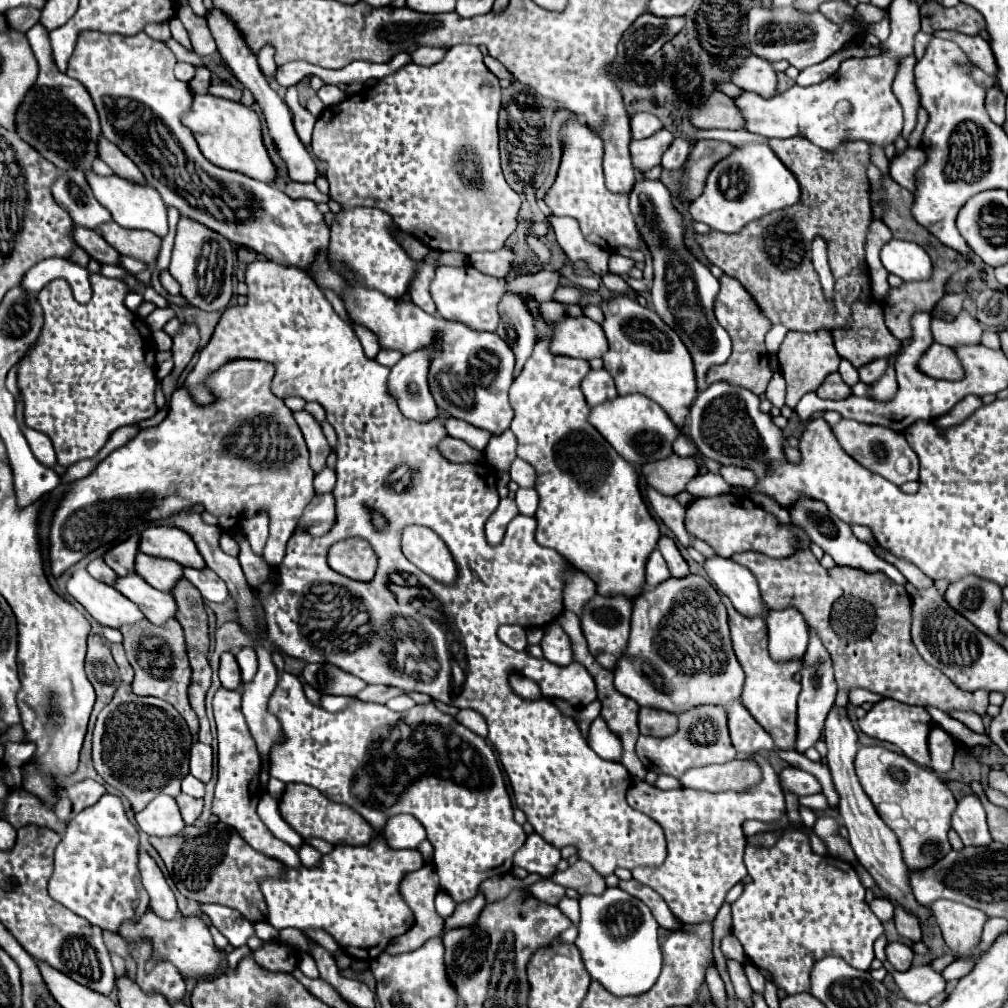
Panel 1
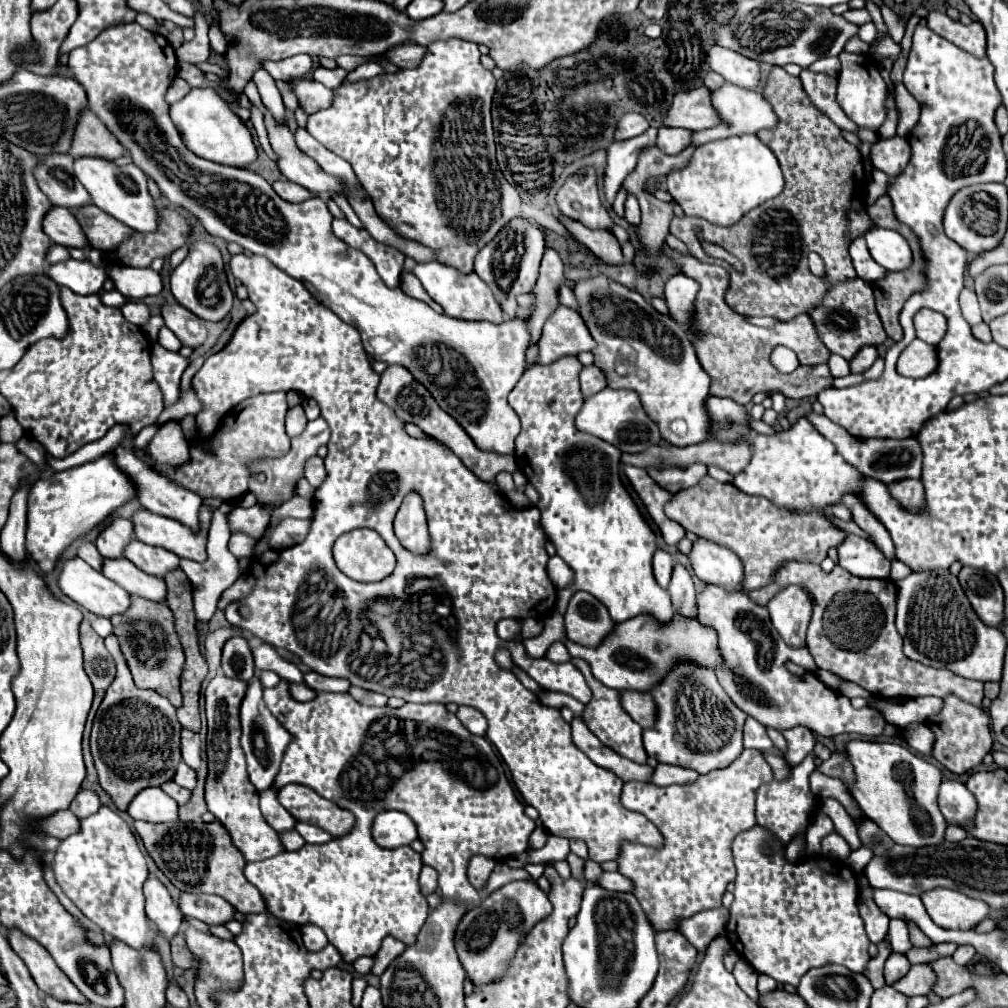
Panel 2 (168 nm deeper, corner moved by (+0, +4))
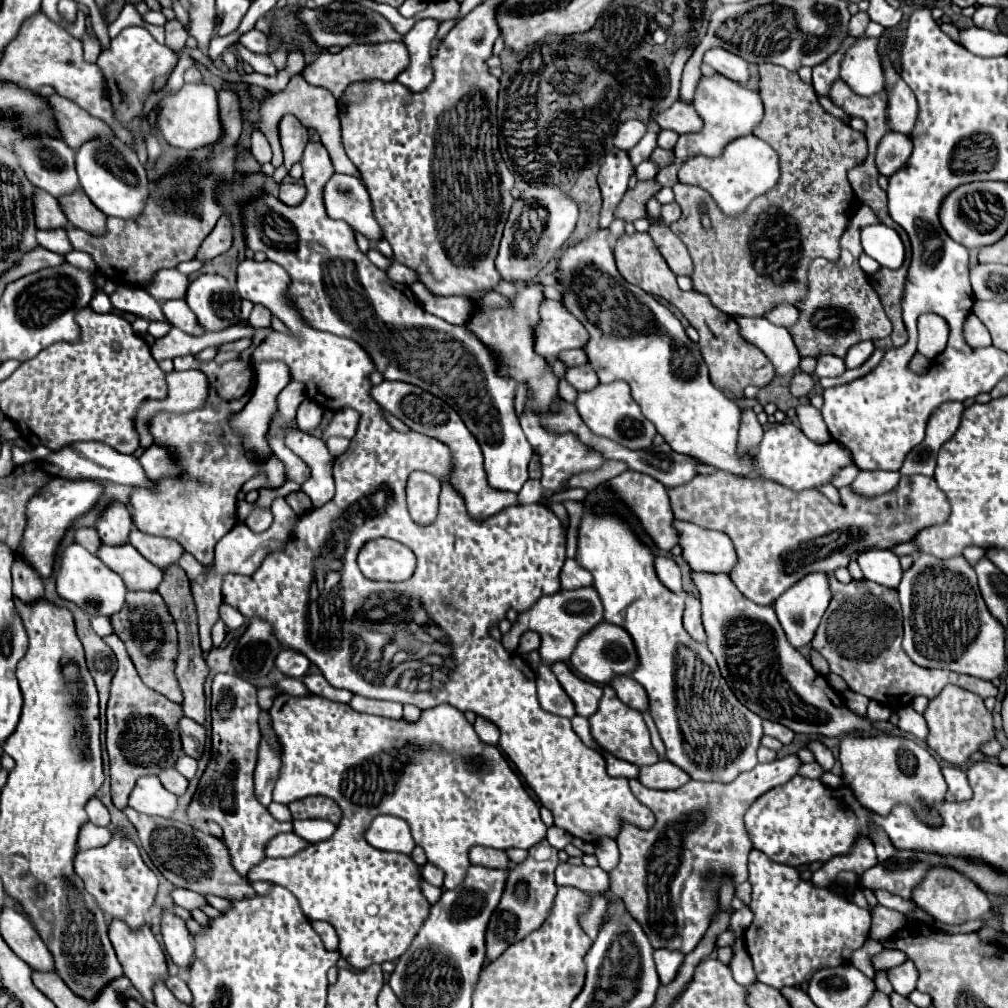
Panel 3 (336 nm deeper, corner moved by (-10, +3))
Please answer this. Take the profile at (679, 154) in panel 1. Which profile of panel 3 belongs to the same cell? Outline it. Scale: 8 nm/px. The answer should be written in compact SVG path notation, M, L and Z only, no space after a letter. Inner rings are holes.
M661 130L659 136L657 136L657 146L665 148L665 150L673 150L675 144L677 144L677 138L679 138L677 132L673 132L673 130Z

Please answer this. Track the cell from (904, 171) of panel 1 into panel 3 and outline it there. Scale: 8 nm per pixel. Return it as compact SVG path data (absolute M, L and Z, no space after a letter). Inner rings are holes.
M889 130L881 138L881 142L877 146L877 154L875 154L875 164L877 164L879 174L883 174L883 176L895 174L897 168L905 166L911 152L913 152L913 144L911 144L909 136Z

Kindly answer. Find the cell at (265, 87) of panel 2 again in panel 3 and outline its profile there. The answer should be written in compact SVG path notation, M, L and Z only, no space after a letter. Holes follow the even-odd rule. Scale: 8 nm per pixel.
M283 116L279 122L279 136L281 136L281 146L283 146L283 156L285 156L283 166L289 172L291 166L301 160L305 144L309 142L307 128L301 122L297 122L297 118Z

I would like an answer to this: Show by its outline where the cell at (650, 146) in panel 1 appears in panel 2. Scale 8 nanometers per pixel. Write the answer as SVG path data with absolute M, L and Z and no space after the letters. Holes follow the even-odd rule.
M649 127L639 137L631 137L627 141L613 141L607 151L607 169L605 169L605 197L611 205L617 191L621 189L623 179L635 169L639 161L639 151L645 147L655 147L657 129Z

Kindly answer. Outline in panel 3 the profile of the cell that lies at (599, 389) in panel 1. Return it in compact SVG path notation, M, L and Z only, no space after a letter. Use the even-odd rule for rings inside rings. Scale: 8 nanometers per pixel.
M589 364L585 366L573 366L567 370L565 374L565 380L577 390L577 392L587 392L587 390L593 390L599 380L597 380L597 374L591 370Z

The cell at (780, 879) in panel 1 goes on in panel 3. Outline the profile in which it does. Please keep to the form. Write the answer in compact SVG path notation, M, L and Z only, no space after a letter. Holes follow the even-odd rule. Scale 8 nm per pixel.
M751 850L749 854L749 882L753 886L751 910L755 914L753 924L745 932L745 946L753 960L755 976L759 982L781 990L783 986L801 986L809 982L809 978L821 968L833 968L841 964L849 964L851 954L863 946L871 928L871 914L865 908L855 906L851 900L841 898L827 888L815 888L811 882L799 878L797 870L791 866L781 866L779 862L769 860L759 850Z

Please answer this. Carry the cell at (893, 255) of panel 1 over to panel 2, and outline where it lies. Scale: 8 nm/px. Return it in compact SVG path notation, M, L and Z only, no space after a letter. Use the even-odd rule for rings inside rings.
M875 229L865 233L873 259L889 271L905 271L911 267L913 253L903 235L891 229Z

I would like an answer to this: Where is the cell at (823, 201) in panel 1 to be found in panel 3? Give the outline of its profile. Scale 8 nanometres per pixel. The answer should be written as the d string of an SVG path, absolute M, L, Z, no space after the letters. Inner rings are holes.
M775 64L759 66L759 94L765 106L763 120L755 126L753 134L765 140L779 156L781 178L769 194L761 194L749 204L749 210L739 216L725 216L725 212L701 190L699 186L675 184L675 202L681 206L683 214L679 218L679 238L687 246L693 260L693 290L701 292L729 316L761 316L779 302L797 304L807 294L807 268L813 258L823 256L827 260L839 258L839 238L845 232L849 214L853 212L855 194L847 180L847 172L859 166L867 156L865 134L853 130L849 124L831 116L821 108L815 98L811 84L805 84L797 72L789 72ZM697 200L703 200L709 208L711 228L701 226L701 214L697 210Z

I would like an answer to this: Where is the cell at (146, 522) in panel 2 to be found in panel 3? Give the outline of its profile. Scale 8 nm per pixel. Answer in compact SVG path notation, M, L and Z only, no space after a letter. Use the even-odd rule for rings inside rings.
M182 356L173 360L174 369L177 371L184 370L201 370L203 374L207 374L207 382L209 382L209 394L205 400L205 408L201 406L199 410L193 410L189 414L173 414L173 412L157 412L151 418L149 430L153 434L153 444L167 448L171 454L177 456L179 462L179 474L177 476L167 476L161 478L157 484L157 490L133 490L129 496L129 512L133 518L133 524L143 530L145 534L151 536L165 536L165 538L173 538L177 540L185 552L193 554L201 564L211 566L213 564L213 550L215 544L237 524L237 510L235 510L235 498L237 492L241 490L241 486L251 480L253 476L257 476L259 472L265 472L267 476L267 484L263 487L275 490L281 488L287 480L285 476L285 464L275 456L269 454L265 458L261 458L261 462L257 464L255 458L251 456L251 446L247 446L243 434L239 434L237 430L233 430L229 426L231 416L239 414L241 408L249 402L253 386L255 386L255 372L251 362L243 362L243 360L231 360L225 364L217 364L215 360L209 362L201 362L195 356Z

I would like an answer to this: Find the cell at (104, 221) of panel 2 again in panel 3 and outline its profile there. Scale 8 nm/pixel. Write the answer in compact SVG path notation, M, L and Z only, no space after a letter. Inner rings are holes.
M77 190L73 194L65 194L61 200L61 210L65 212L71 226L81 228L89 234L103 234L105 232L105 214L89 202L83 190Z

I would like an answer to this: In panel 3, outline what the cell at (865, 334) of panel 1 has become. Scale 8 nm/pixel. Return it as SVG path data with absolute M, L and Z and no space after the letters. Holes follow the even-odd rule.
M861 206L849 219L845 234L841 236L841 256L837 262L829 262L825 258L815 258L809 266L807 280L809 292L797 306L801 318L789 326L789 334L799 350L799 356L819 356L833 354L843 358L847 350L861 340L877 340L891 334L891 322L885 316L879 296L871 288L867 274L859 266L861 248L861 228L877 224L873 210L869 206Z

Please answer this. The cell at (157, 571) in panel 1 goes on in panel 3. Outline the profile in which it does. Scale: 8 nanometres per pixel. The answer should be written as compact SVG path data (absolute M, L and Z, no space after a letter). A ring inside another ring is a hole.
M137 528L131 530L129 542L139 550L141 556L145 556L149 562L153 562L159 568L175 564L183 554L183 546L179 542L161 536L149 536Z

